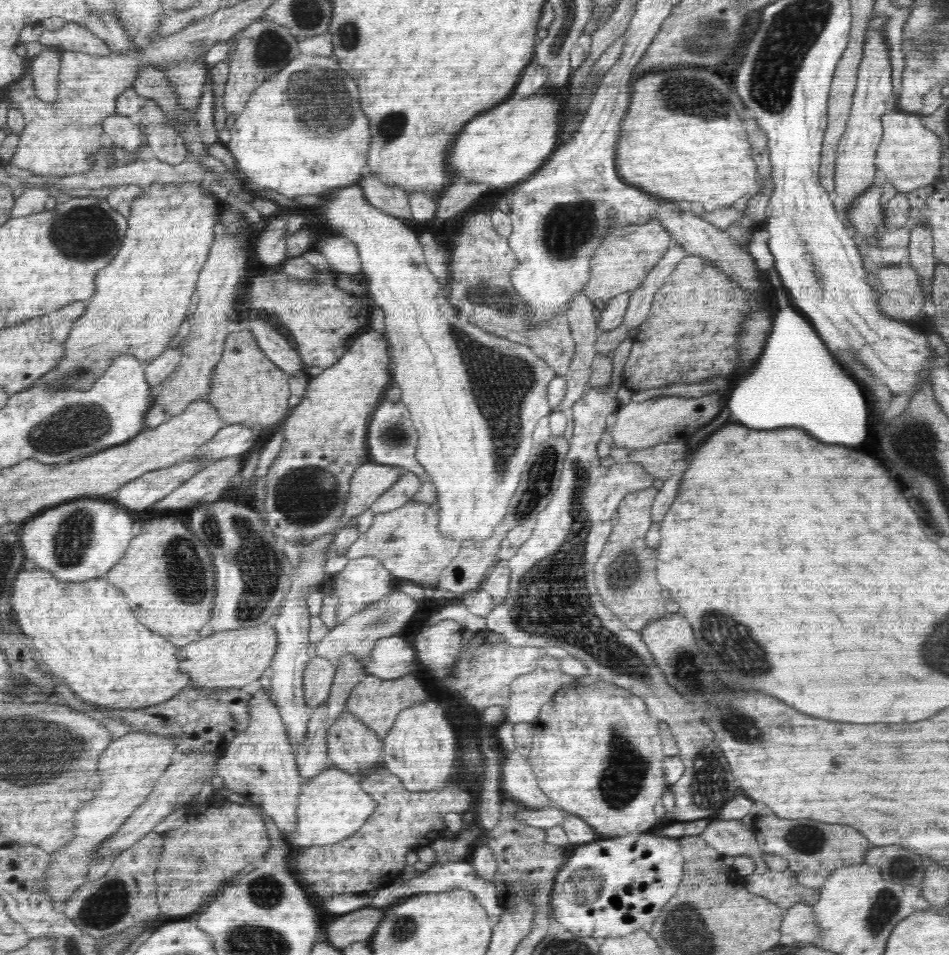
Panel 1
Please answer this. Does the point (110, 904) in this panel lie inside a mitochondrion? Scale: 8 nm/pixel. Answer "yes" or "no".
yes

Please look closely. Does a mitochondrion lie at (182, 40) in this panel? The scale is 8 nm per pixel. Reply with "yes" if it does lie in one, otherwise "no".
no

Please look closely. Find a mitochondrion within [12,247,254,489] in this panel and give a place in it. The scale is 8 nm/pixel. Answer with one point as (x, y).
(74, 427)

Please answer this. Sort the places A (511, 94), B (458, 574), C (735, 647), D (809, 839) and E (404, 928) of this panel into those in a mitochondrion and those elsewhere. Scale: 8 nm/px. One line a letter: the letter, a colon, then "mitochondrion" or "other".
A: other
B: other
C: mitochondrion
D: mitochondrion
E: mitochondrion

